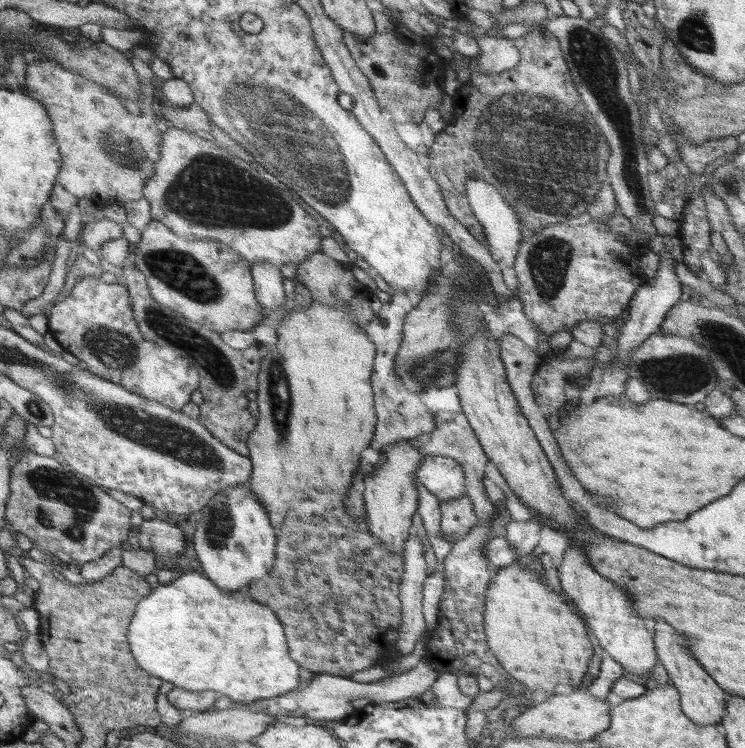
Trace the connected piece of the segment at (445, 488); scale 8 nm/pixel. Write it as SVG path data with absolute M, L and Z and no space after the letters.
M425 456L416 474L418 482L440 501L448 501L464 495L460 463L444 464L442 456Z

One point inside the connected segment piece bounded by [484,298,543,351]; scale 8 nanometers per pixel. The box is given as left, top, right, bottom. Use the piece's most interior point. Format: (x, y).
(510, 317)

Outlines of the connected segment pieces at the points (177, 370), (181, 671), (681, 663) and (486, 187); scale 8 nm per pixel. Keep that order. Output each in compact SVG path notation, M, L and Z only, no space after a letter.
M86 275L74 290L69 292L62 302L51 308L49 330L65 349L66 355L74 360L83 360L87 368L112 382L120 383L128 390L140 393L146 398L162 402L174 410L181 411L188 402L190 394L198 388L197 366L186 358L174 356L174 352L158 346L156 342L146 339L136 321L136 312L132 306L129 287L122 284L108 284L101 277Z
M184 571L183 575L172 581L171 583L160 584L152 591L149 597L146 597L138 607L137 616L134 617L133 624L130 630L130 644L132 646L132 652L136 655L138 662L145 668L147 672L153 674L153 676L160 676L162 679L172 682L174 685L182 686L186 690L192 692L201 692L202 690L214 690L220 694L223 699L240 700L240 702L252 702L252 700L270 699L278 697L282 694L290 693L303 685L303 681L300 678L299 668L301 667L298 662L294 661L290 656L284 625L282 625L281 619L274 614L274 610L270 610L268 606L262 606L260 602L254 602L250 596L248 596L248 588L242 588L238 590L236 594L228 594L228 592L222 592L216 583L212 580L208 580L204 574L200 574L197 571Z
M660 618L656 619L653 628L655 629L654 638L656 638L657 641L658 658L661 658L662 666L664 666L667 672L670 682L672 682L673 686L677 688L681 694L681 710L685 712L687 718L694 721L694 723L698 723L698 725L721 724L721 719L725 716L724 704L727 704L726 698L724 698L726 692L724 692L722 688L718 688L718 684L708 676L708 672L701 666L701 662L696 660L692 651L688 649L690 648L690 644L688 644L688 640L686 640L686 637L684 637L680 631L674 629L674 626Z
M470 177L470 180L466 181L465 194L468 196L470 204L472 204L473 214L477 216L477 220L483 229L481 236L486 242L490 257L500 268L503 281L507 287L515 293L515 291L518 290L518 277L514 266L519 250L521 250L521 245L525 240L523 239L522 220L519 219L519 216L514 213L514 210L505 203L496 188L480 177Z

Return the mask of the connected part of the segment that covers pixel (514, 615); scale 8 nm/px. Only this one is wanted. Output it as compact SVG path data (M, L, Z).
M517 562L502 567L490 582L490 592L486 593L485 633L490 650L509 677L522 682L530 693L538 690L552 697L554 688L561 683L575 690L580 688L592 658L584 620L560 594L540 580L538 573L520 567Z

